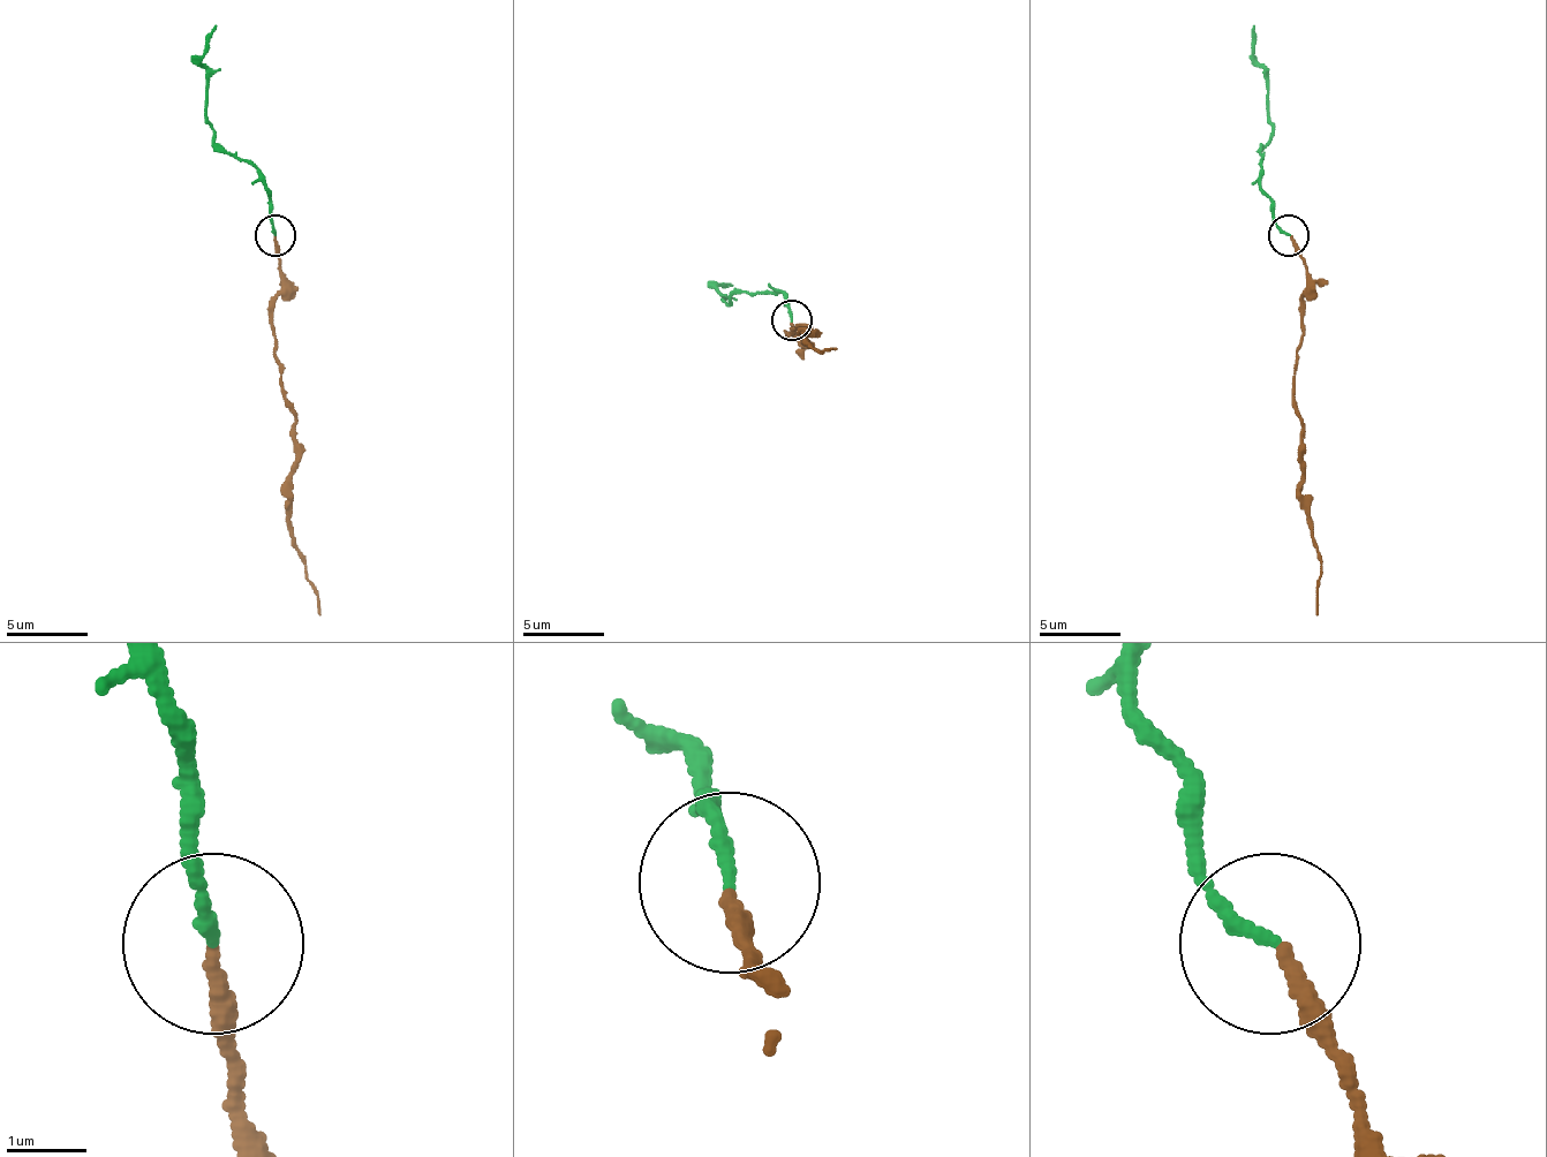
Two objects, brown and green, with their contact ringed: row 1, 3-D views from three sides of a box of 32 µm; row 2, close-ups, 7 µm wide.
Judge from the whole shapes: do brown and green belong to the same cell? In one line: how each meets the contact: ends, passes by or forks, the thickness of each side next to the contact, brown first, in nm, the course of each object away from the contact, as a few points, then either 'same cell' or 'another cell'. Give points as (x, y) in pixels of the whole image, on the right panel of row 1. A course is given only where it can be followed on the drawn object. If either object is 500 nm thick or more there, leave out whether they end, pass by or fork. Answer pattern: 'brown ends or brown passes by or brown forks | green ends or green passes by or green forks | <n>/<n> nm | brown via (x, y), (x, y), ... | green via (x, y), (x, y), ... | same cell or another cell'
brown ends | green ends | 200/150 nm | brown via (1289, 236), (1306, 269), (1293, 392), (1302, 420), (1310, 538), (1322, 562), (1318, 615) | green via (1289, 236), (1273, 220), (1273, 199), (1261, 179), (1261, 146), (1273, 130), (1269, 73), (1252, 57), (1252, 24) | same cell

